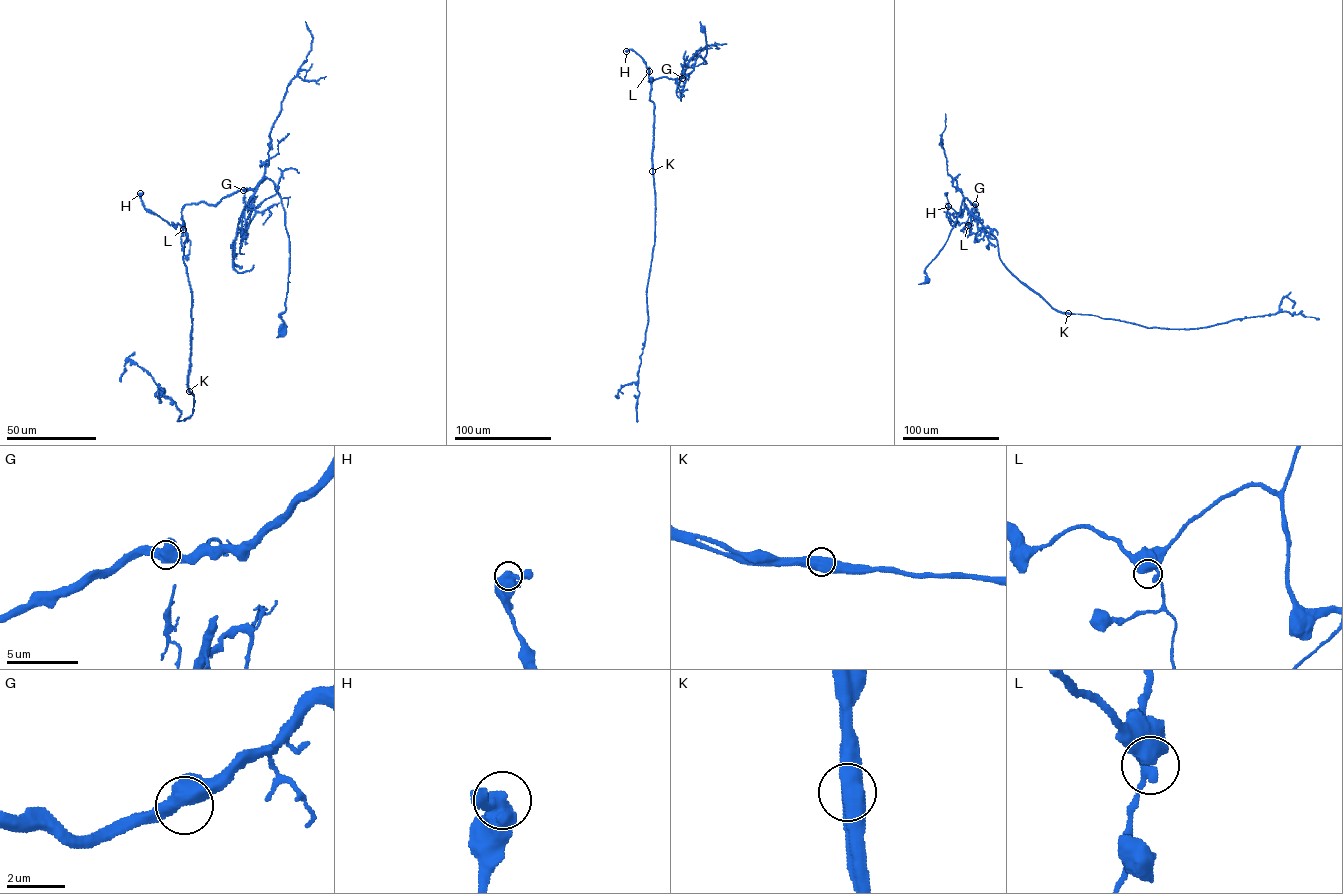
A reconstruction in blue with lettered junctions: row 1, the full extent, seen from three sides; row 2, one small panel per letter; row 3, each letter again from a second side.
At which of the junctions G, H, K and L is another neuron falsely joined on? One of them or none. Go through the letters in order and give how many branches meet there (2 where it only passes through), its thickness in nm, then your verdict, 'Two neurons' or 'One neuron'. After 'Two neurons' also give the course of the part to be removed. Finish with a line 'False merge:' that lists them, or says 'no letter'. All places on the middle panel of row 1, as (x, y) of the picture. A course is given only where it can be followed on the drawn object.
G: Branches: 2. Thickness 600 nm. One neuron
H: Branches: 2. Thickness 650 nm. One neuron
K: Branches: 2. Thickness 650 nm. Two neurons. Course of the part to remove: (652, 171), (653, 123)
L: Branches: 2. Thickness 600 nm. One neuron
False merge: K

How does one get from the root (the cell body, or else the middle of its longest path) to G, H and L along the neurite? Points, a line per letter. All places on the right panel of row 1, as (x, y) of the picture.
G: (927, 280), (925, 269), (946, 242), (963, 199), (975, 204)
H: (927, 280), (925, 269), (946, 242), (963, 198), (979, 215), (955, 223), (948, 206)
L: (927, 280), (925, 269), (946, 242), (964, 198), (976, 205), (974, 212), (979, 213), (977, 219), (968, 225)

